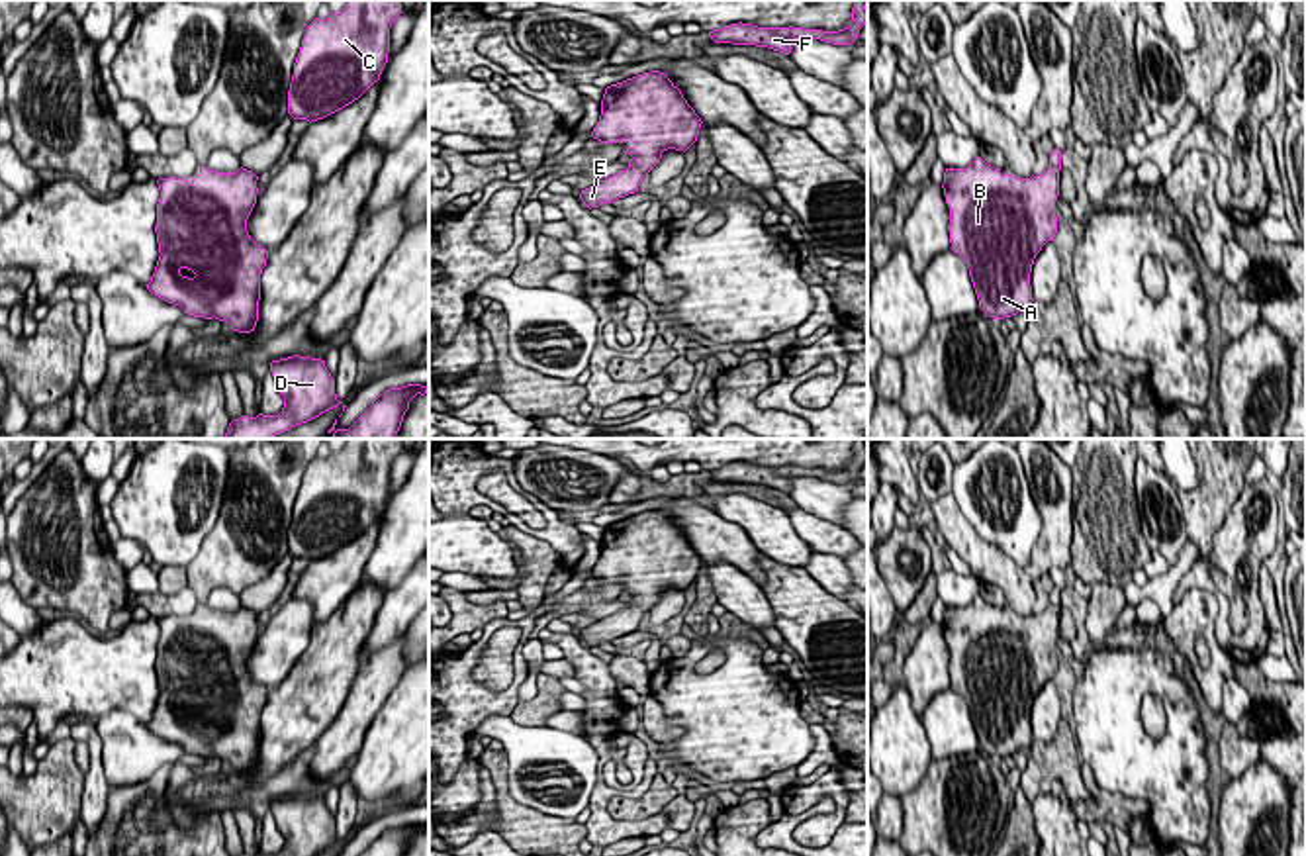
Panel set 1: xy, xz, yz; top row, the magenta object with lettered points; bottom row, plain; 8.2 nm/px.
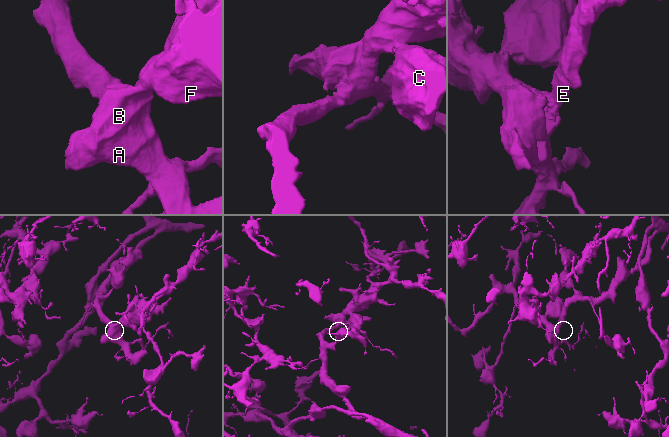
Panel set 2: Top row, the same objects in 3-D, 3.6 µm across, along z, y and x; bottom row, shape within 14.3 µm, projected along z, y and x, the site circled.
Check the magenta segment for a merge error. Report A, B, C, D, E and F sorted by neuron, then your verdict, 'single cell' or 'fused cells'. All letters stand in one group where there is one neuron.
groups A B C D E F; single cell

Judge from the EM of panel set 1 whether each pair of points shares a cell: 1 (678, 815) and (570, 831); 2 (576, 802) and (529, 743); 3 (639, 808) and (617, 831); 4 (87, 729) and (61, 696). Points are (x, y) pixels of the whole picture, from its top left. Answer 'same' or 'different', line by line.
1: different
2: same
3: different
4: different

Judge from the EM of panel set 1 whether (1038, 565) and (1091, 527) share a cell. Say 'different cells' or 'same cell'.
different cells

